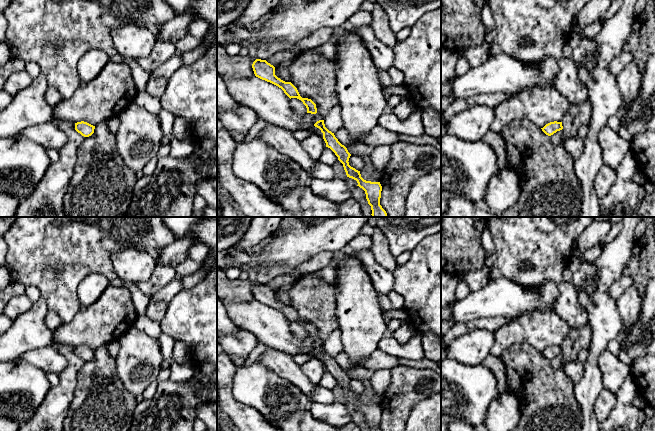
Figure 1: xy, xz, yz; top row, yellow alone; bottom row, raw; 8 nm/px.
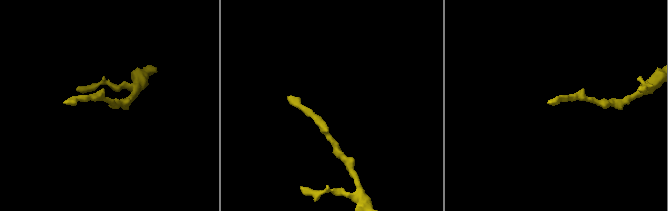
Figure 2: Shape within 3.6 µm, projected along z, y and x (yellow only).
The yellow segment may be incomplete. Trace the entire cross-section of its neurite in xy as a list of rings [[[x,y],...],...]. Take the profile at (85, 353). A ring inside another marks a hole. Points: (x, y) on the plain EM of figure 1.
[[[84,345],[75,347],[75,354],[84,361],[91,360],[94,357],[94,353],[95,350]]]

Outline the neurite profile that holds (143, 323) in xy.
[[[146,314],[137,317],[134,327],[156,341],[162,334],[160,322],[150,319]]]

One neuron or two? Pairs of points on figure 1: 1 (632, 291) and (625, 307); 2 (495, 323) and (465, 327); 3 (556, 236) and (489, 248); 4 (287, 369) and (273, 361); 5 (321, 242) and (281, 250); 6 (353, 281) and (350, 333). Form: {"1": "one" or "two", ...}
{"1": "one", "2": "one", "3": "two", "4": "one", "5": "one", "6": "one"}

